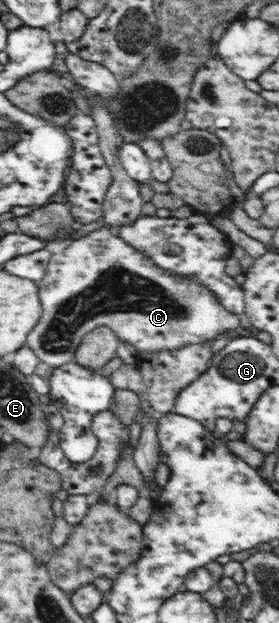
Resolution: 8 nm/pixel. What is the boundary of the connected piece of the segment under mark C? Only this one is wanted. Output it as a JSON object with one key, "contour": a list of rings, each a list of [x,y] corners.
{"contour":[[[106,224],[78,239],[61,252],[54,253],[49,260],[46,274],[39,281],[39,300],[43,308],[39,322],[27,336],[26,344],[34,354],[53,368],[72,362],[76,347],[84,335],[98,327],[107,326],[119,337],[119,341],[132,344],[136,352],[158,352],[161,349],[179,349],[185,345],[213,341],[224,332],[238,328],[244,322],[243,316],[234,315],[221,307],[208,287],[178,278],[176,274],[164,271],[116,235]]]}

